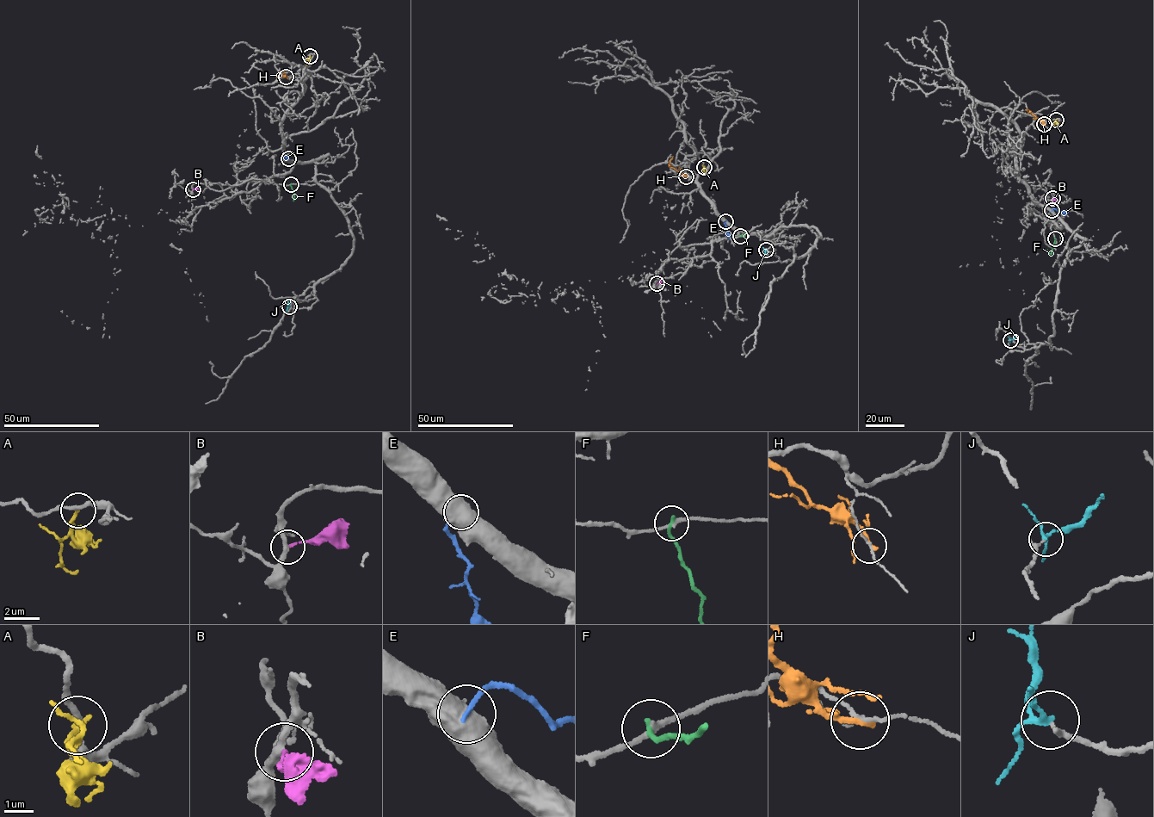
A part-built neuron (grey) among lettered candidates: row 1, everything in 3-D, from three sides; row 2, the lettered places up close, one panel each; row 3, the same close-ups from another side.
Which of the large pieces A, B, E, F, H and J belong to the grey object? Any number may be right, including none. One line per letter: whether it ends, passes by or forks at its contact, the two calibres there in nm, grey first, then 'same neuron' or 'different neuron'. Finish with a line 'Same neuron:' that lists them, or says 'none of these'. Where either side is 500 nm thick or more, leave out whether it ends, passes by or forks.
A: it ends; calibres 200 and 200 nm; different neuron
B: it ends; calibres 240 and 140 nm; different neuron
E: calibres 800 and 140 nm; different neuron
F: it ends; calibres 190 and 220 nm; different neuron
H: it passes by; calibres 110 and 150 nm; different neuron
J: it forks; calibres 180 and 150 nm; different neuron
Same neuron: none of these

